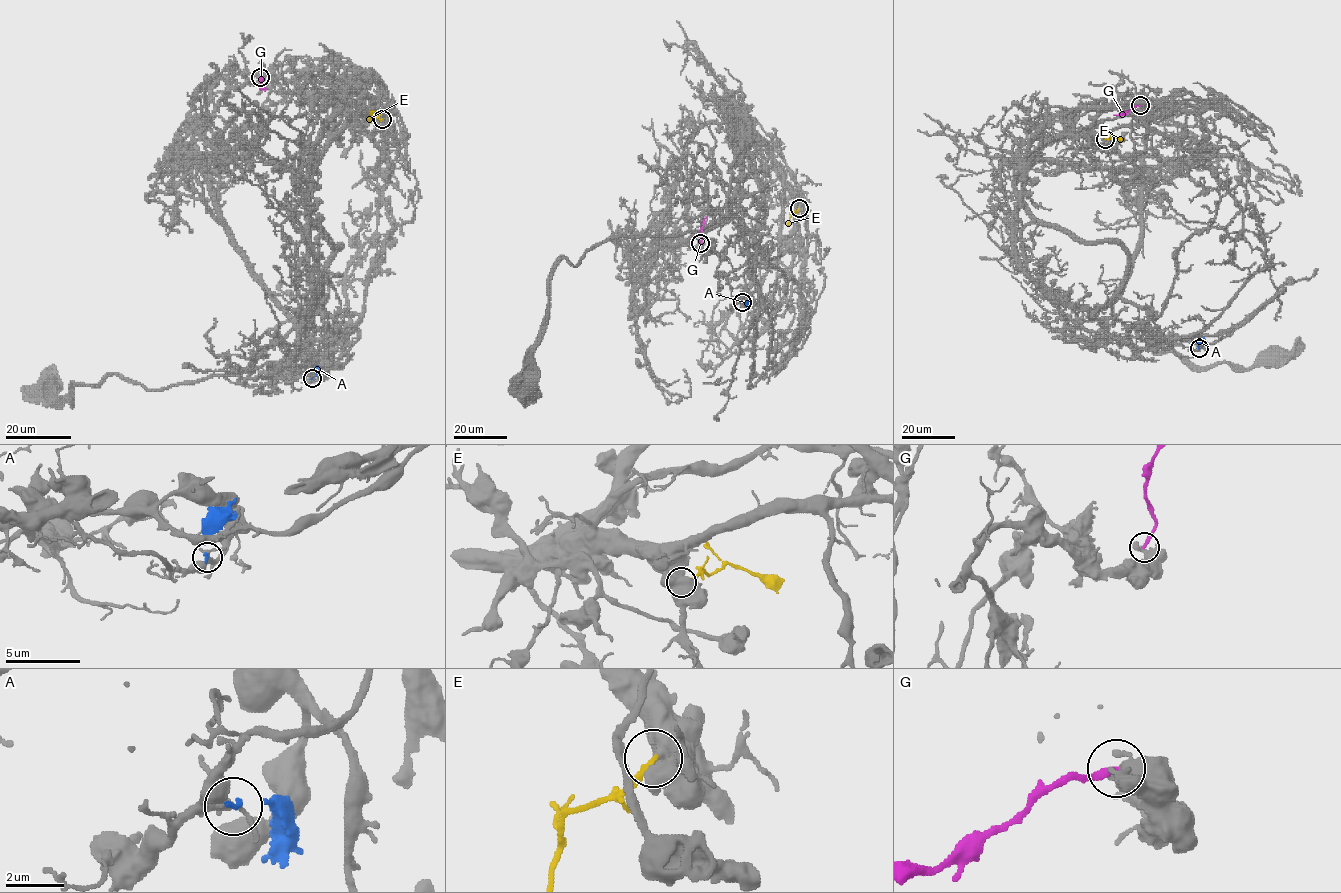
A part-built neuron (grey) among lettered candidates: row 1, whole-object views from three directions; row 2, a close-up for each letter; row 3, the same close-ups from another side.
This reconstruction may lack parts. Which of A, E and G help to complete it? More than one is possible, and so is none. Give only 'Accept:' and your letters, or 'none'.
Accept: none

